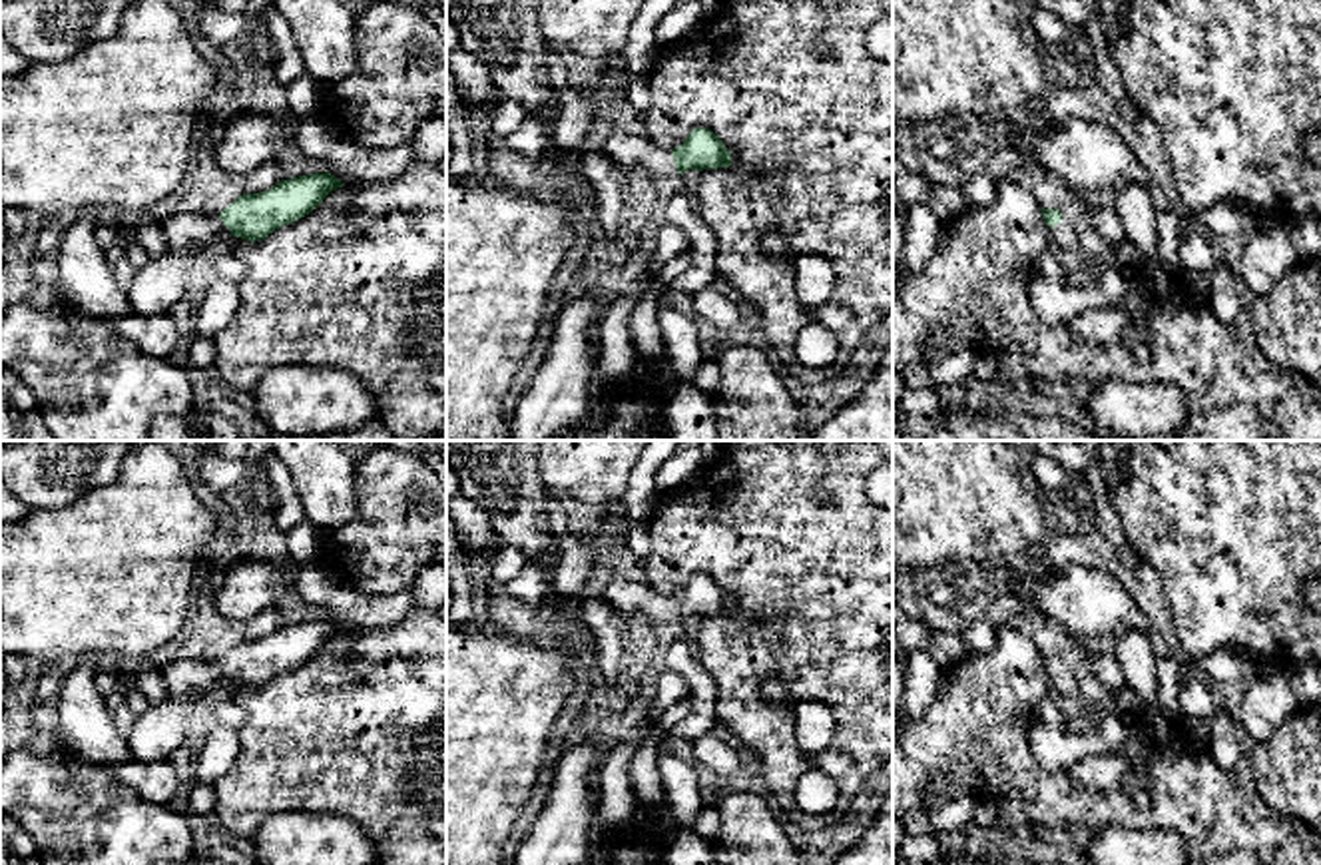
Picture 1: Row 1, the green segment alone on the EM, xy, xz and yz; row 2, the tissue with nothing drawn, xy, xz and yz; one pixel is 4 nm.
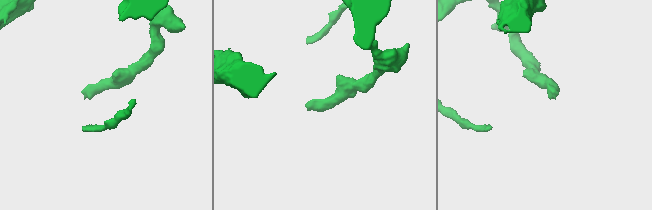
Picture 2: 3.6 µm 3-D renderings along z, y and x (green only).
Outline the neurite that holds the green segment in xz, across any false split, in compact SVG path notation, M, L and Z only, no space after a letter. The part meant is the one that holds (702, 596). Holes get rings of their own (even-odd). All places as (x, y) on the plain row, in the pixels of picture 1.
M610 574L602 592L622 616L640 616L654 626L673 620L681 622L687 616L703 618L731 612L729 596L705 574L691 576L685 588L673 596L663 596L650 584L638 584L620 574Z

